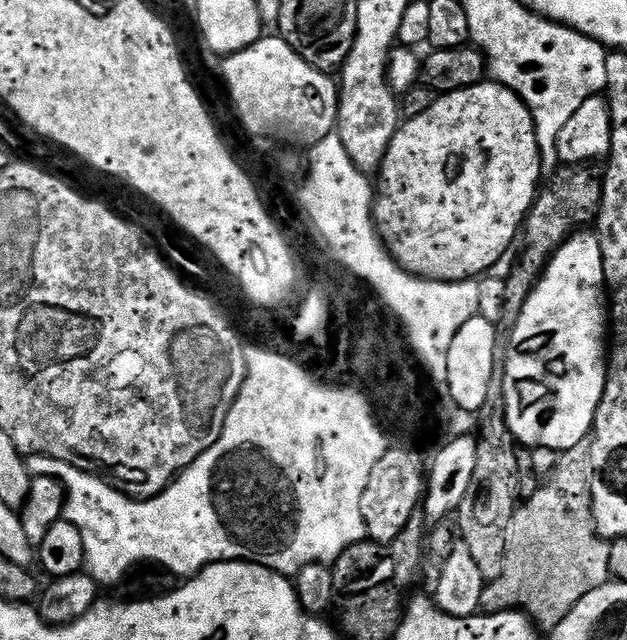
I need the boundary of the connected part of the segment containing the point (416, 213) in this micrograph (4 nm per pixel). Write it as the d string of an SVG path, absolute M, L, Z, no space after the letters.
M485 82L483 84L475 84L466 90L458 90L457 92L445 92L437 95L434 106L430 106L430 110L426 110L426 114L418 114L418 118L413 120L405 119L400 127L396 129L394 138L390 142L390 146L384 155L384 161L380 163L378 169L378 177L374 184L374 219L376 222L376 230L380 234L381 240L384 242L388 253L392 255L392 259L396 261L400 267L405 268L411 276L420 276L423 280L445 280L446 282L458 282L459 280L476 280L485 274L491 273L494 262L498 262L498 258L502 258L502 254L506 254L513 247L512 243L517 243L518 237L521 235L524 222L528 218L528 211L532 209L532 203L536 200L536 193L542 184L542 173L540 170L540 151L538 150L538 138L536 137L536 123L530 114L530 110L522 102L522 98L518 98L518 94L514 94L514 90L510 90L506 86L495 82Z

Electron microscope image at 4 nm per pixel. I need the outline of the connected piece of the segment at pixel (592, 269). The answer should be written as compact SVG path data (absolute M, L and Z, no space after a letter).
M592 230L574 232L552 256L530 298L526 298L526 306L522 306L514 334L506 341L508 356L503 357L506 370L504 409L508 428L517 445L528 450L549 448L552 452L563 454L578 446L578 442L589 439L608 377L606 341L609 336L610 312L606 307L600 237Z

